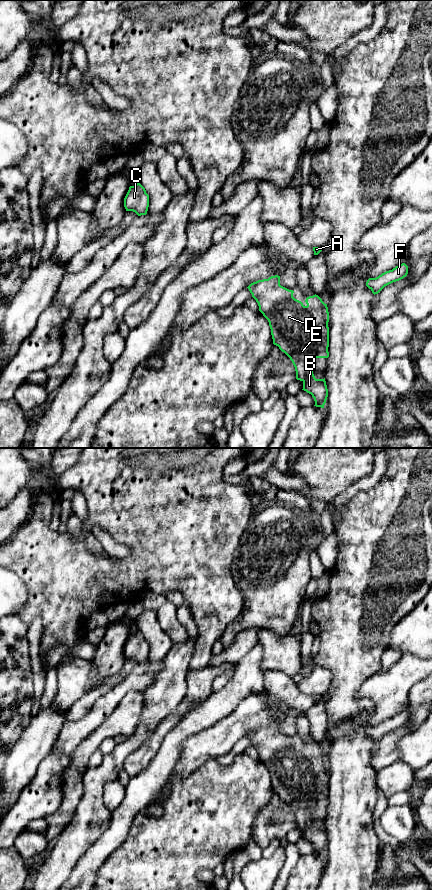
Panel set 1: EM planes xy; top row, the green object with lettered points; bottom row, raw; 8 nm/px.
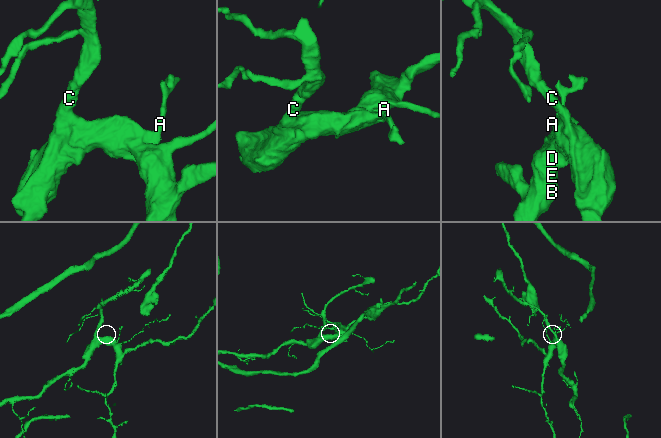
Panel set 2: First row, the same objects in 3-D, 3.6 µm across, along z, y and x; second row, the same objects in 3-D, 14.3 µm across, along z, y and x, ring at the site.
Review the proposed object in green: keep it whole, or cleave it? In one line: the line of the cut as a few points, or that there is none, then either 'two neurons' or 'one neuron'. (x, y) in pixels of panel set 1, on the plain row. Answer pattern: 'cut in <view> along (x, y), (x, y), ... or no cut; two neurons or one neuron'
no cut; one neuron

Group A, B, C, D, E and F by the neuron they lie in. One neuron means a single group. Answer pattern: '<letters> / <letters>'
A B C D E F

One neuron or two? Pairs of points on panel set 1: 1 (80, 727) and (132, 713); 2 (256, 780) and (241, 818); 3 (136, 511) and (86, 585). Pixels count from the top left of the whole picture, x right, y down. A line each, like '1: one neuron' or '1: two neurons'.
1: two neurons
2: one neuron
3: one neuron

